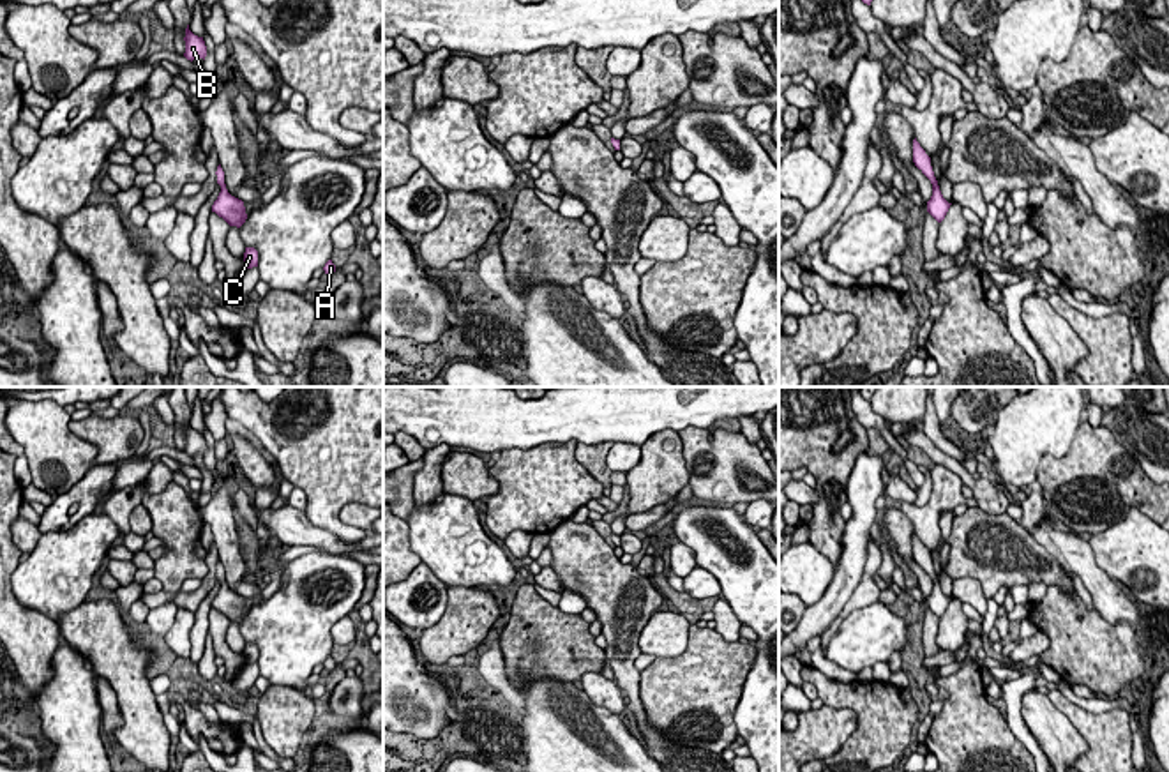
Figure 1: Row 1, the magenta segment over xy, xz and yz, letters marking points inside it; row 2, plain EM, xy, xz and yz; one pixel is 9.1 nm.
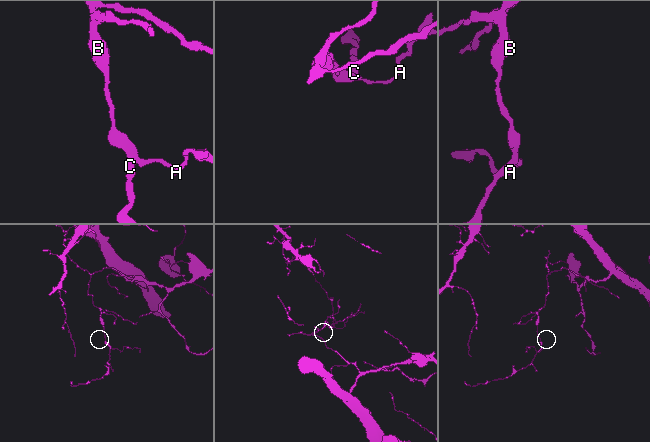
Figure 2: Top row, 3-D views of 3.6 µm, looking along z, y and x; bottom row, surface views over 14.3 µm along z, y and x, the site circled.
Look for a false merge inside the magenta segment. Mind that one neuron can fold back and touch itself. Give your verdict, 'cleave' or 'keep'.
keep

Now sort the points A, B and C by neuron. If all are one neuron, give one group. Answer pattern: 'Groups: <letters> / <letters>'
Groups: A B C

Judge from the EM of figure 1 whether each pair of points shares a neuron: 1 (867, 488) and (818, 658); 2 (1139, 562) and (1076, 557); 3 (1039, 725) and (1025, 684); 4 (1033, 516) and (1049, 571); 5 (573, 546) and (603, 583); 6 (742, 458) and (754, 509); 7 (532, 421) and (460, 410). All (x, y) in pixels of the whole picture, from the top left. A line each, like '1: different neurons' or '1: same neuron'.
1: different neurons
2: different neurons
3: different neurons
4: different neurons
5: same neuron
6: different neurons
7: same neuron

